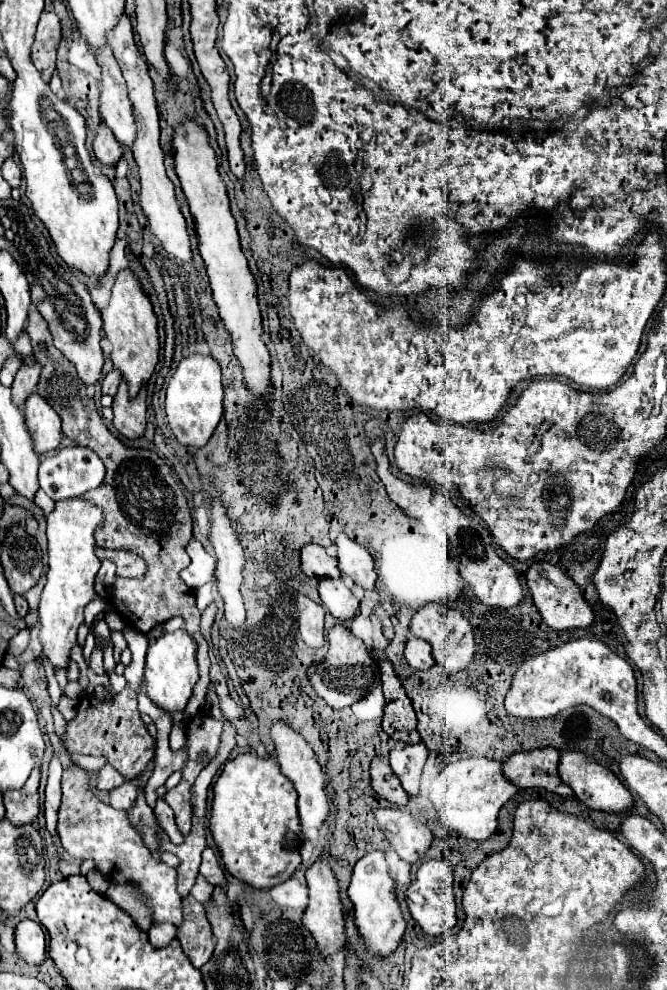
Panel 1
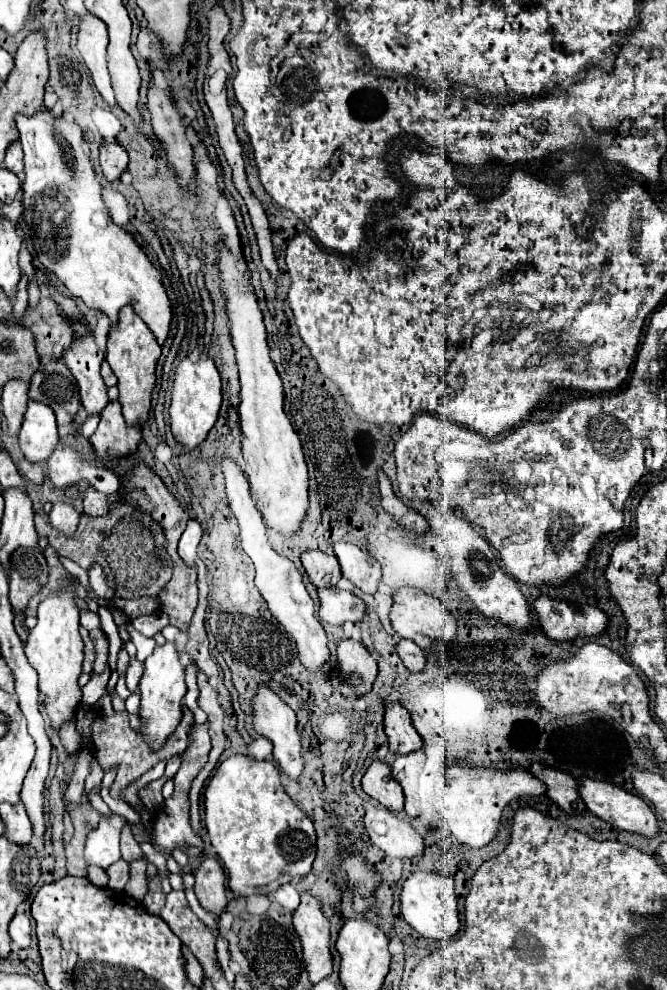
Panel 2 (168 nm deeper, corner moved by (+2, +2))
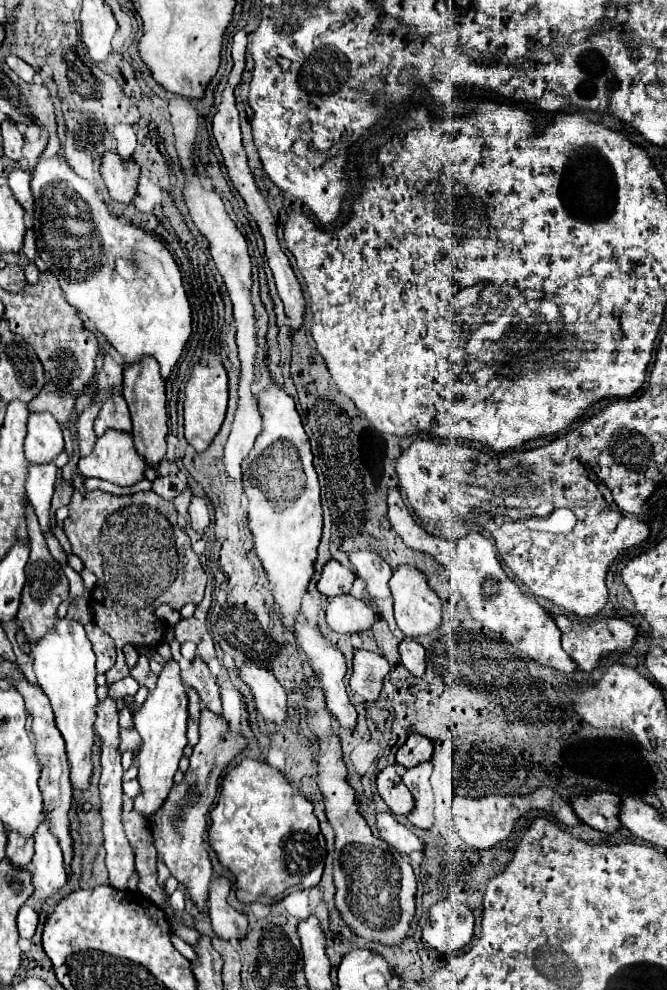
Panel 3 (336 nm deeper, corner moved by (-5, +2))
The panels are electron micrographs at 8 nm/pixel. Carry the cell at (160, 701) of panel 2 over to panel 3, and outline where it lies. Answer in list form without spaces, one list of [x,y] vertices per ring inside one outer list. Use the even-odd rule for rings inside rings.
[[[168,643],[158,645],[158,653],[164,657],[162,673],[158,675],[154,691],[150,691],[144,705],[134,713],[134,727],[142,737],[142,749],[138,753],[138,781],[142,793],[134,799],[134,811],[144,817],[150,817],[166,799],[172,777],[178,771],[178,761],[182,757],[182,749],[186,747],[186,719],[188,719],[188,697],[186,687],[180,677],[178,661],[172,659],[168,651]]]

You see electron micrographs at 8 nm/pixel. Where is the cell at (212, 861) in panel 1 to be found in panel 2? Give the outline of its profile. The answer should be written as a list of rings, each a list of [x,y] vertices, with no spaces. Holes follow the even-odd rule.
[[[205,857],[201,863],[201,869],[195,873],[195,895],[201,903],[201,907],[215,917],[223,913],[227,907],[225,897],[225,873],[217,859]]]

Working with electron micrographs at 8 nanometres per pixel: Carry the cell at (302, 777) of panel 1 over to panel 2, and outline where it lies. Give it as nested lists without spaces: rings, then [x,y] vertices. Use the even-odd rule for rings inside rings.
[[[257,685],[255,697],[251,701],[251,709],[253,709],[253,729],[259,735],[269,737],[273,741],[273,745],[275,745],[275,749],[273,749],[275,763],[279,763],[279,767],[293,781],[297,781],[297,777],[303,771],[303,757],[301,757],[301,739],[299,739],[299,733],[297,733],[295,711],[281,697],[277,697],[269,687],[265,687],[265,685]]]

